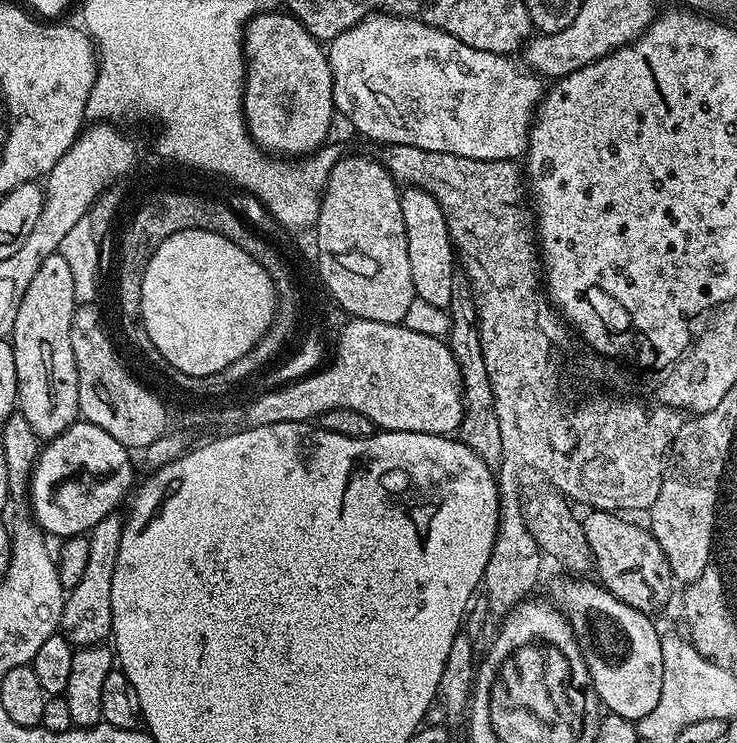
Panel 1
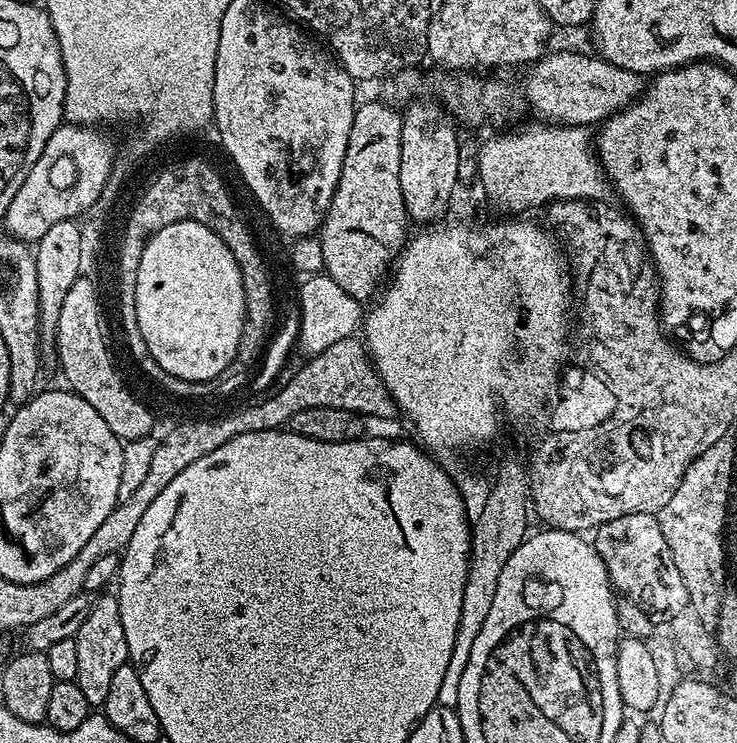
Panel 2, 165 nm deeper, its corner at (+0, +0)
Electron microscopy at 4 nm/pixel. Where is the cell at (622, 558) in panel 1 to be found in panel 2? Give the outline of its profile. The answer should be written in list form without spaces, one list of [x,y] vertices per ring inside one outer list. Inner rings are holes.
[[[653,513],[626,514],[601,524],[595,529],[594,543],[613,589],[648,612],[649,617],[675,618],[683,608],[689,607],[688,587],[662,534],[659,519]]]

